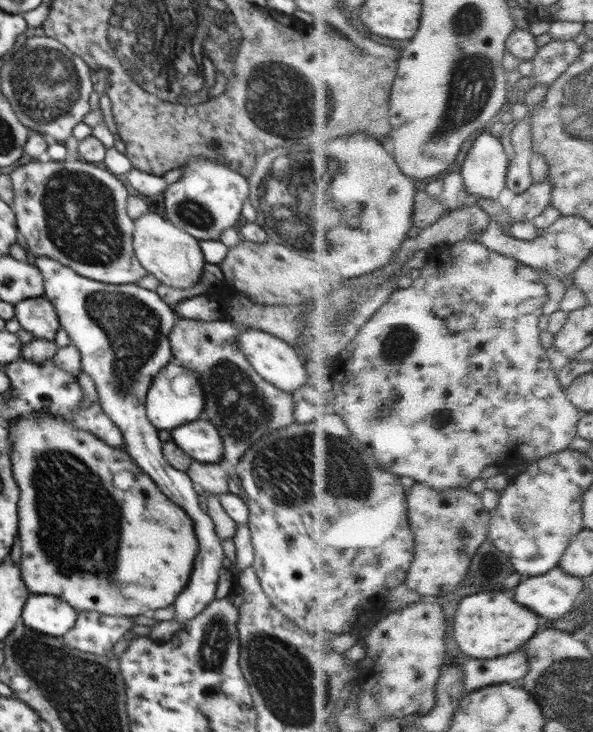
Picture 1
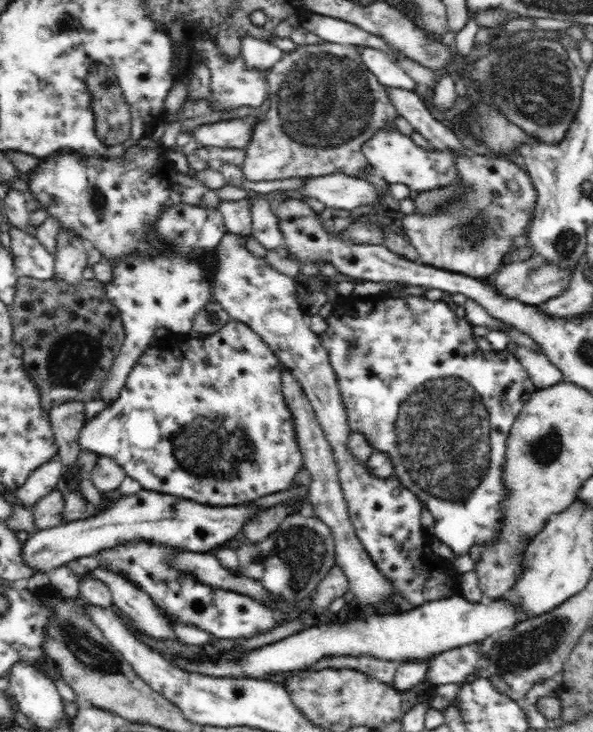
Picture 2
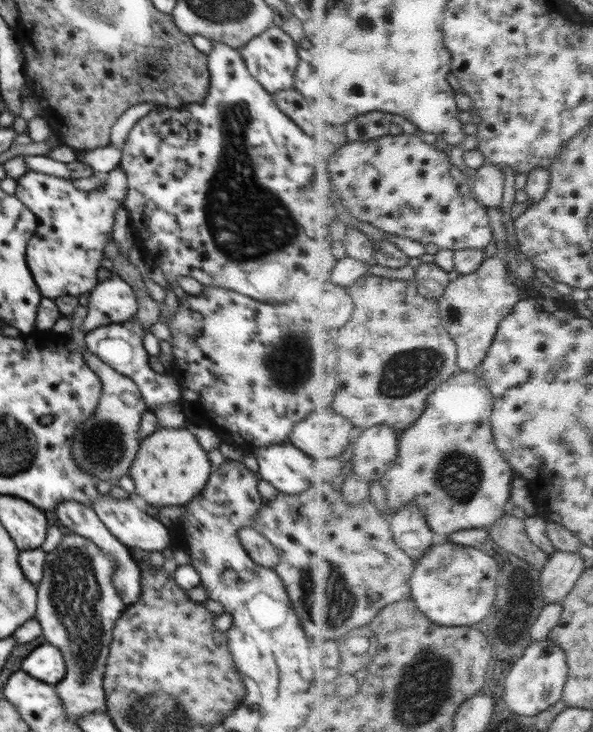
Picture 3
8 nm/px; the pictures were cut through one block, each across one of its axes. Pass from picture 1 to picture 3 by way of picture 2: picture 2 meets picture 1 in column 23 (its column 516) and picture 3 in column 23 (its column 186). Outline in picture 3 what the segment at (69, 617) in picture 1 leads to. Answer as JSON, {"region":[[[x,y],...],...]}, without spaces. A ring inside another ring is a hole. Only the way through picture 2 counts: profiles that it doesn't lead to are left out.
{"region":[[[46,642],[30,652],[26,660],[22,661],[22,668],[36,680],[55,685],[66,674],[66,665],[62,651]]]}

